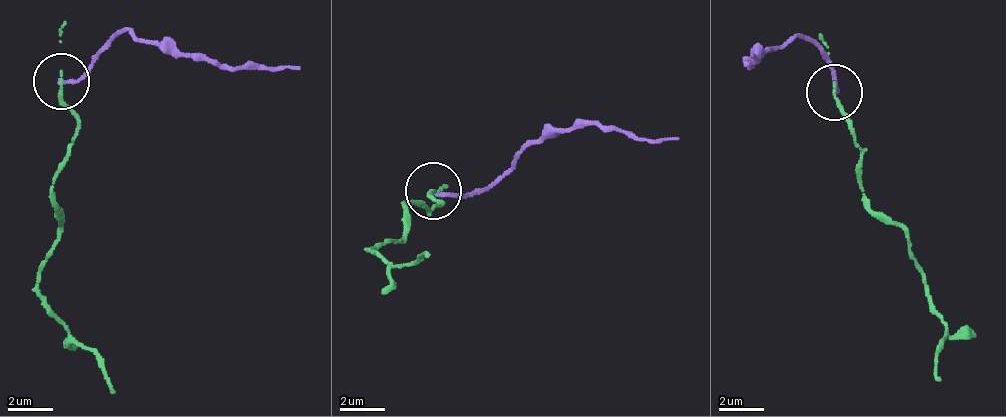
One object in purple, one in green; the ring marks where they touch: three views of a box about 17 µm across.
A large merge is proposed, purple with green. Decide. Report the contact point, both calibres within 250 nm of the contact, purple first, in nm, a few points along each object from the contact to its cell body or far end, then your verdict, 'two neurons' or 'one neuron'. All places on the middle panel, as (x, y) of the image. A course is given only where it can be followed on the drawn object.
(433, 191) | 170/170 nm | purple via (431, 189), (467, 196), (499, 178), (516, 161), (562, 128), (677, 139) | green via (431, 189), (441, 203), (405, 201), (400, 241), (392, 238), (372, 252), (369, 249), (393, 266), (429, 255) | two neurons

